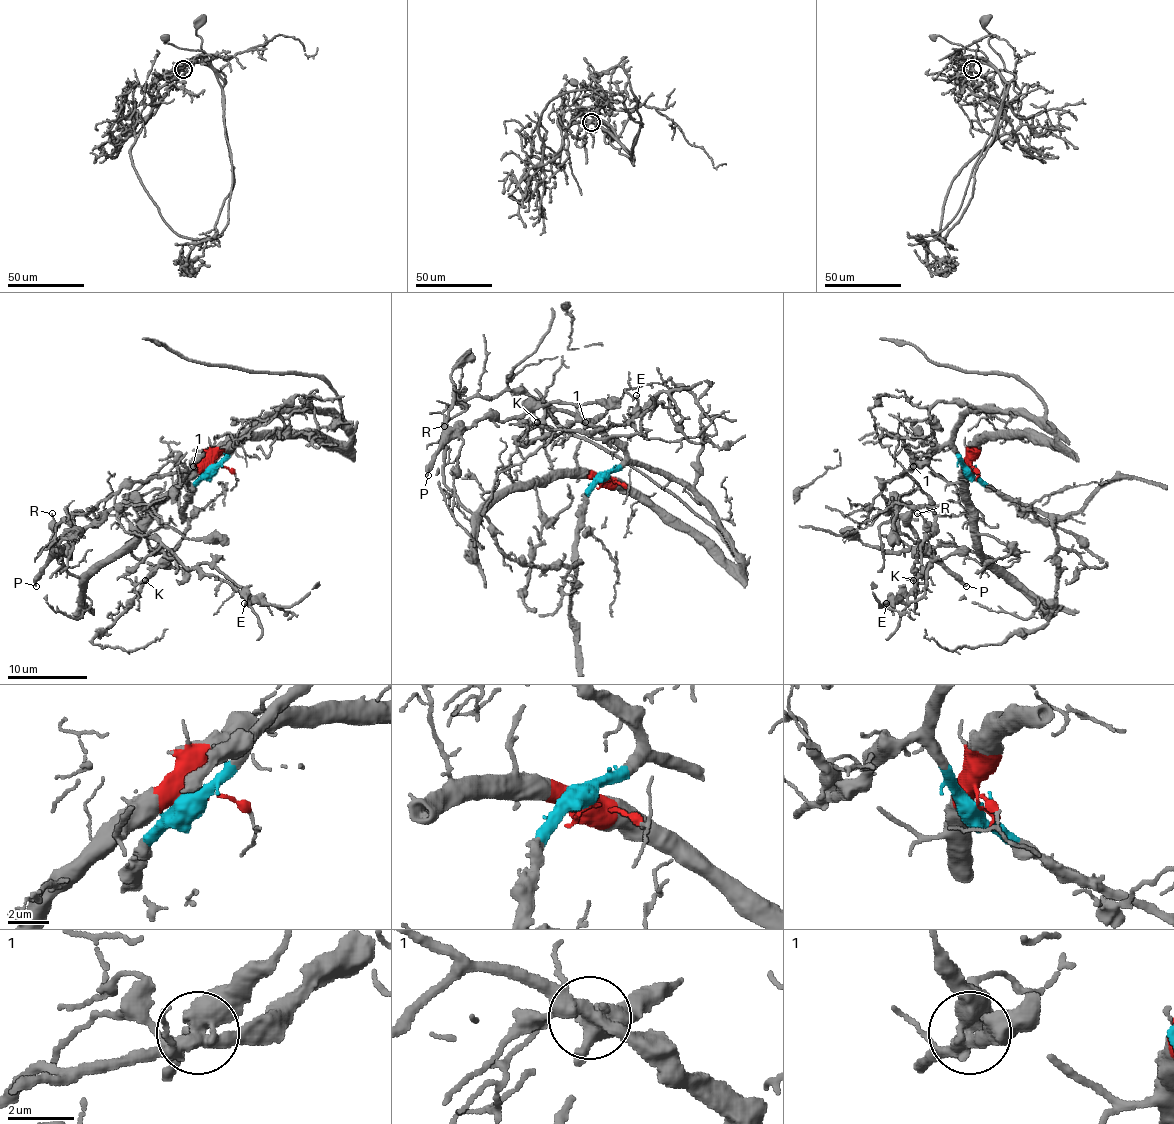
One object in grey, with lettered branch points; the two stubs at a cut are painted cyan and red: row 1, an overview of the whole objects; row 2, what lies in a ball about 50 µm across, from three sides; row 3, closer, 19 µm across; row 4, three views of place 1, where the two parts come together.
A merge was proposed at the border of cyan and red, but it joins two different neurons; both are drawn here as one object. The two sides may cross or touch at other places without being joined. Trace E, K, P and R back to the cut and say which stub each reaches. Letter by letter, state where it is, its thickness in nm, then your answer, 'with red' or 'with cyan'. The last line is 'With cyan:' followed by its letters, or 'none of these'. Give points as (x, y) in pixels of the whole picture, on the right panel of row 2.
E: (886, 603) | 130 nm | with cyan
K: (913, 580) | 110 nm | with cyan
P: (966, 586) | 240 nm | with red
R: (917, 513) | 90 nm | with red
With cyan: E, K

